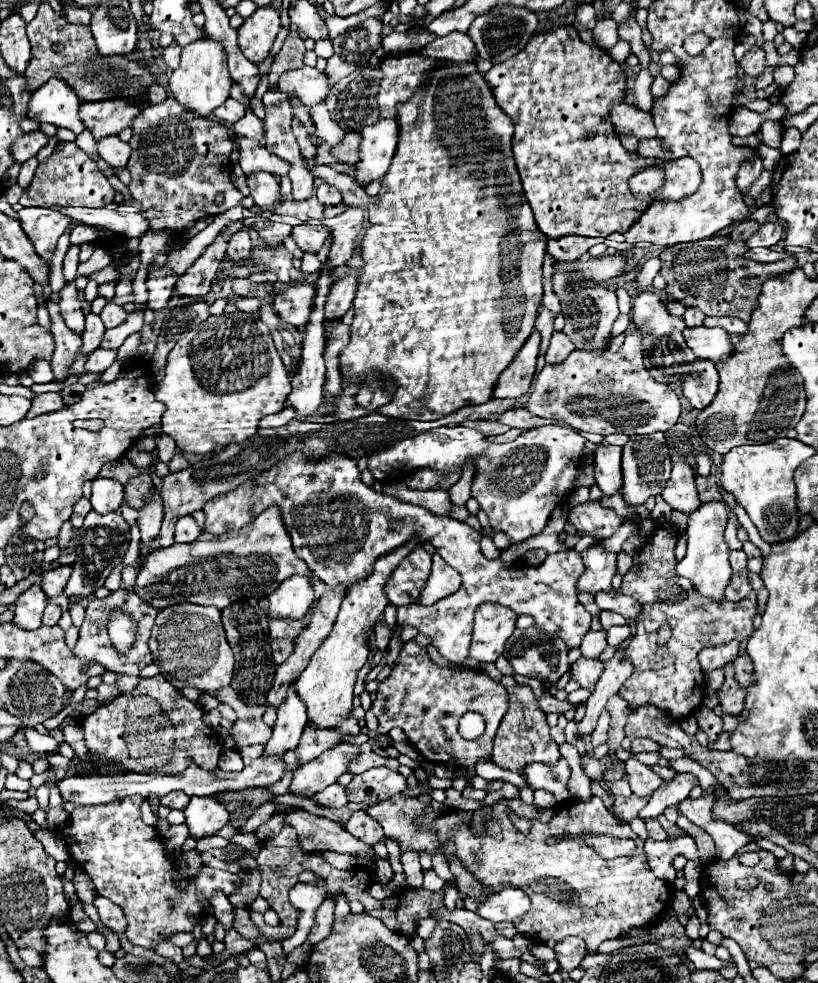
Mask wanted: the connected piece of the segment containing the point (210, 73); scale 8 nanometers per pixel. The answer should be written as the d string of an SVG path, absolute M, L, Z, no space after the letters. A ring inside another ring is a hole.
M204 38L182 48L180 66L172 72L168 88L174 100L184 110L190 110L198 116L208 116L230 96L230 84L232 84L232 78L228 72L228 64L224 60L224 50L212 38Z

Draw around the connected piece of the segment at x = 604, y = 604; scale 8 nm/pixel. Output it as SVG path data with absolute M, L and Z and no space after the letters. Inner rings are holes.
M616 590L596 594L596 604L602 610L612 610L612 612L622 614L624 618L636 618L642 612L642 606L634 598L624 596L622 592L616 592Z

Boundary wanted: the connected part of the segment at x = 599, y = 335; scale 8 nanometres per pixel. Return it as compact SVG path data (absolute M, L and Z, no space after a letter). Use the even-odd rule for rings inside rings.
M554 272L552 274L554 292L560 298L562 314L566 316L564 332L570 336L570 340L576 344L576 348L606 348L606 338L612 332L612 324L618 318L618 302L616 292L602 288L602 286L590 286L586 280L574 280L574 274L570 272Z

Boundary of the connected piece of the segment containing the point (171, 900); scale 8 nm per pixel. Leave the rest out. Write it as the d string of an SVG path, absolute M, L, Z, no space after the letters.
M130 796L124 800L100 804L100 806L76 806L74 812L70 814L68 822L64 824L64 828L60 828L58 834L70 846L72 858L92 878L98 894L112 900L114 904L118 904L124 910L124 914L128 918L128 928L126 928L128 942L134 946L154 950L158 944L170 940L178 932L192 932L196 926L196 920L202 916L204 904L210 900L210 896L214 892L224 892L226 896L230 896L242 888L242 880L236 874L230 874L224 870L214 870L210 866L200 866L196 876L186 878L186 888L182 890L180 888L182 882L176 878L180 874L180 868L164 850L162 836L152 826L146 826L140 818L142 800L144 800L142 796Z

